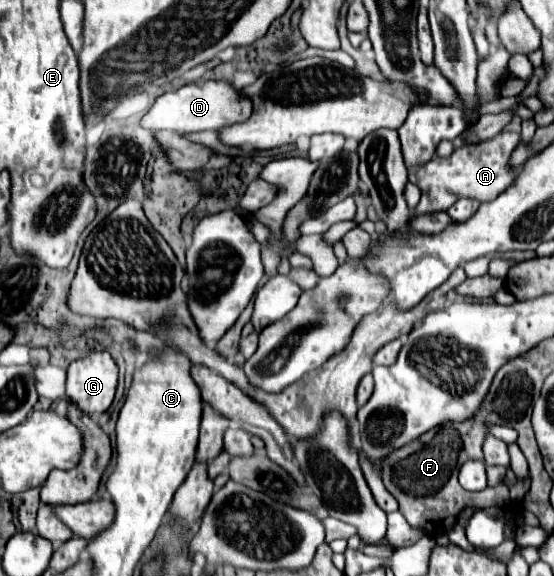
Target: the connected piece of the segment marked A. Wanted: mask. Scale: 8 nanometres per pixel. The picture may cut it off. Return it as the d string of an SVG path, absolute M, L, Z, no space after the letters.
M502 131L492 141L482 141L480 145L462 145L462 147L454 149L454 153L450 157L442 159L436 155L436 157L432 157L430 163L410 171L408 181L414 183L422 191L420 203L414 209L414 213L446 211L462 197L476 199L480 203L496 199L516 177L516 169L508 167L508 159L518 143L520 143L518 133Z

